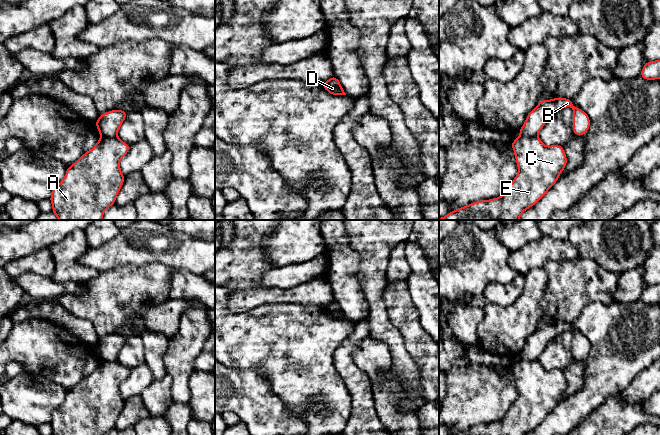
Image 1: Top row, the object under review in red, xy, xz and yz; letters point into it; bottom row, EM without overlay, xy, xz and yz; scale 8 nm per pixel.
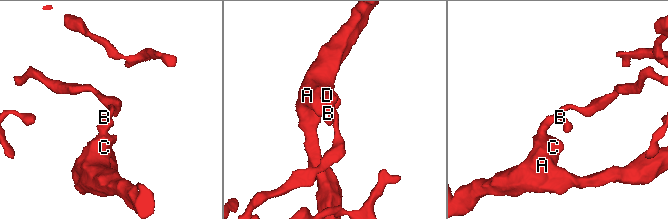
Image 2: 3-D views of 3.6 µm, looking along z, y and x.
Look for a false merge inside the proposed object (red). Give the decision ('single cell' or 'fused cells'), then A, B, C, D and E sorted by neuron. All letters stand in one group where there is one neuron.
fused cells; groups A C D E / B

